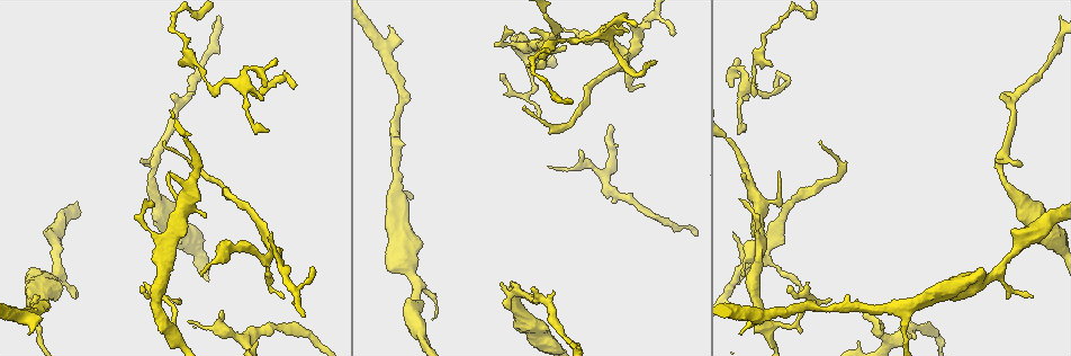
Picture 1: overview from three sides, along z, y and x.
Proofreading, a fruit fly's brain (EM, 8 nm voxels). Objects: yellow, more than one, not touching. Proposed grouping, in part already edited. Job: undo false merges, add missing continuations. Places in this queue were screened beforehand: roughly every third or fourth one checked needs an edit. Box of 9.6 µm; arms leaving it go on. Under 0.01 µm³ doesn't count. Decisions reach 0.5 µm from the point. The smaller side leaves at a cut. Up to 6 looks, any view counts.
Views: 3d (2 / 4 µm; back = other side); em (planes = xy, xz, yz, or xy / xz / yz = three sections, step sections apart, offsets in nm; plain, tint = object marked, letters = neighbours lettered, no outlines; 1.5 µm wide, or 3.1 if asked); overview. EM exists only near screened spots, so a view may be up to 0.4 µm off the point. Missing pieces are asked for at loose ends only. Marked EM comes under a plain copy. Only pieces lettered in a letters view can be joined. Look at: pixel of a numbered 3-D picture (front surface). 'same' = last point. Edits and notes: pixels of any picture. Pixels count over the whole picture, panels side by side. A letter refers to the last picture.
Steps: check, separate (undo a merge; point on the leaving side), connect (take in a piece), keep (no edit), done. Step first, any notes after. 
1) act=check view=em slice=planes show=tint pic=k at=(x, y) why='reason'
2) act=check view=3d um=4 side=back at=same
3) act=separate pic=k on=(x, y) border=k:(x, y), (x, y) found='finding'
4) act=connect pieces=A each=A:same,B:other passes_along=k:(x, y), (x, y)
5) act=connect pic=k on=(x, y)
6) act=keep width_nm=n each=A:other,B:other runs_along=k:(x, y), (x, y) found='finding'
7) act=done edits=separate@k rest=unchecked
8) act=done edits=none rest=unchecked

act=check view=3d um=2 pic=1 at=(766, 251) why='a narrow waist'

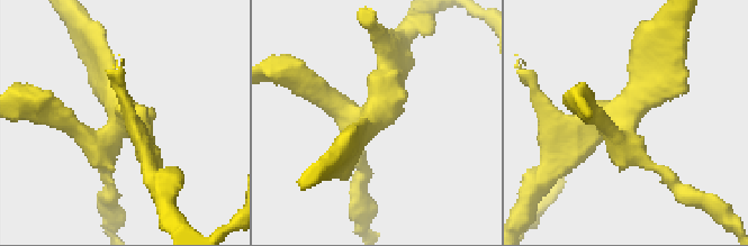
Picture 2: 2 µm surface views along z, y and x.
act=check view=em slice=yz step=8 show=tint pic=2 at=(374, 113)

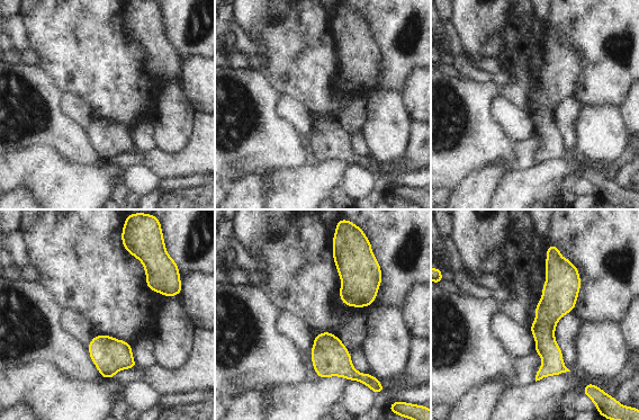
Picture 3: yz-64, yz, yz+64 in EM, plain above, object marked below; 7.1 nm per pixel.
act=check view=em slice=yz step=8 show=letters at=same

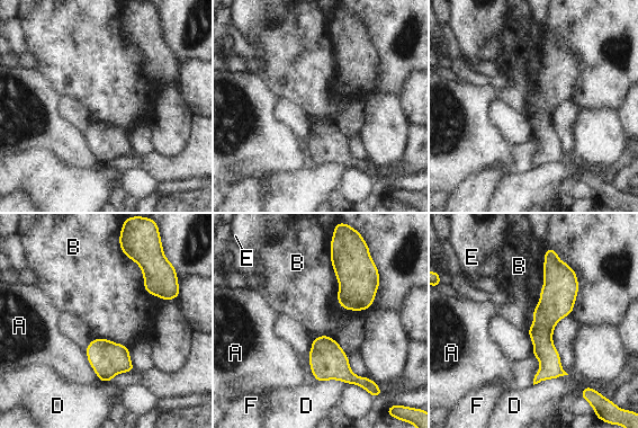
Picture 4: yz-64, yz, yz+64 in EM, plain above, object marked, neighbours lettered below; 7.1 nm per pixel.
act=keep width_nm=200 each=A:other,B:other,D:other,E:other,F:other border=4:(120, 251), (134, 260), (143, 274) found='all the same neuron'

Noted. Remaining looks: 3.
act=check view=em slice=planes show=letters pic=1 at=(525, 107) why='tapers out'

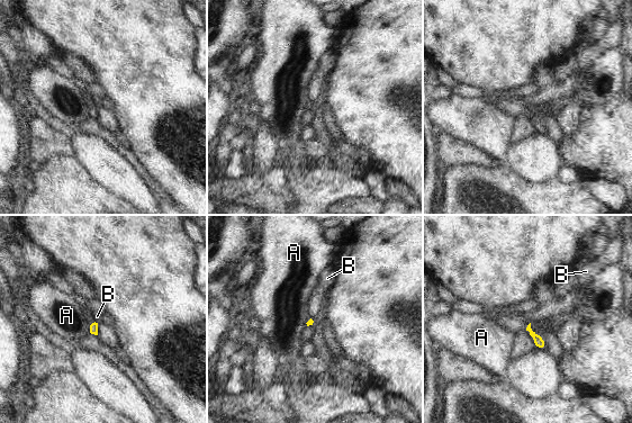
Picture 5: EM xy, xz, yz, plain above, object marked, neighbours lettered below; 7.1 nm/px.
act=keep each=A:other,B:other border=5:(530, 322), (525, 329) found='no lettered piece goes on from it'

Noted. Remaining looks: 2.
act=check view=3d um=4 pic=1 at=(279, 82) why='sharp bend'

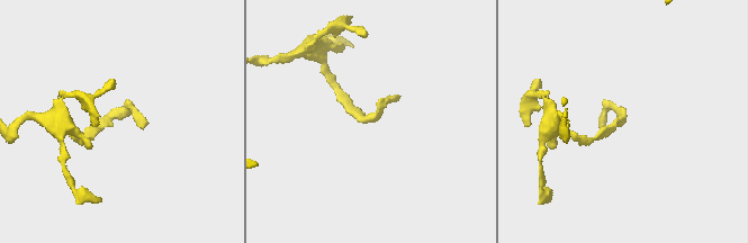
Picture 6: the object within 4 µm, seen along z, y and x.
act=check view=em slice=planes show=letters pic=6 at=(113, 116)

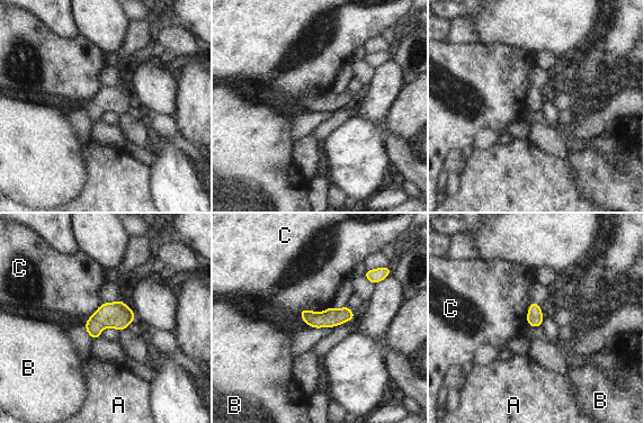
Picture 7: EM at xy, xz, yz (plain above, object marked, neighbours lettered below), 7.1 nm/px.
act=keep width_nm=120 each=A:other,B:other,C:other runs_along=7:(303, 313), (310, 317), (351, 315) found='one neuron here'

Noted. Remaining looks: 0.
act=done edits=none rest=unchecked

